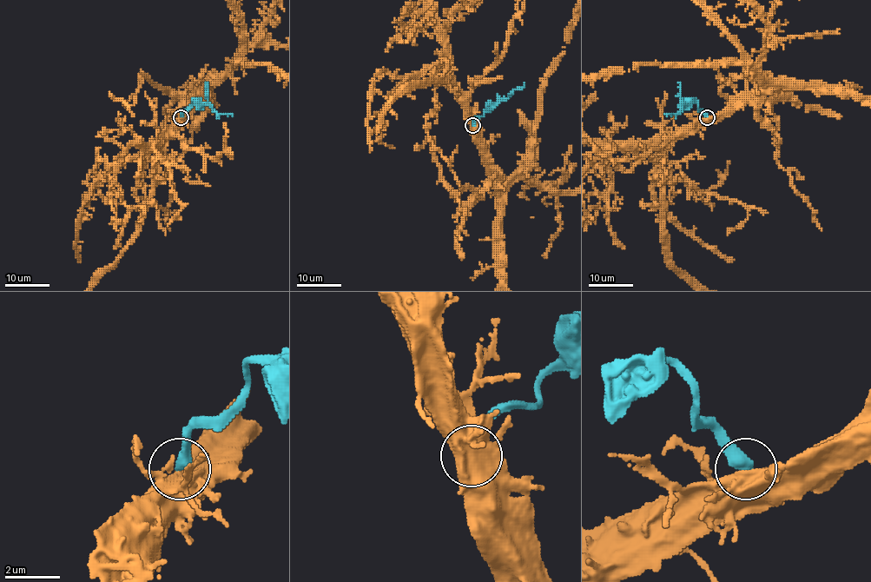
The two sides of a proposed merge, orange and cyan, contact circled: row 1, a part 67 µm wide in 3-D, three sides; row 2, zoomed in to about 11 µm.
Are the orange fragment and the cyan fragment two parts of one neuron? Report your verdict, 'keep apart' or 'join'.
keep apart

